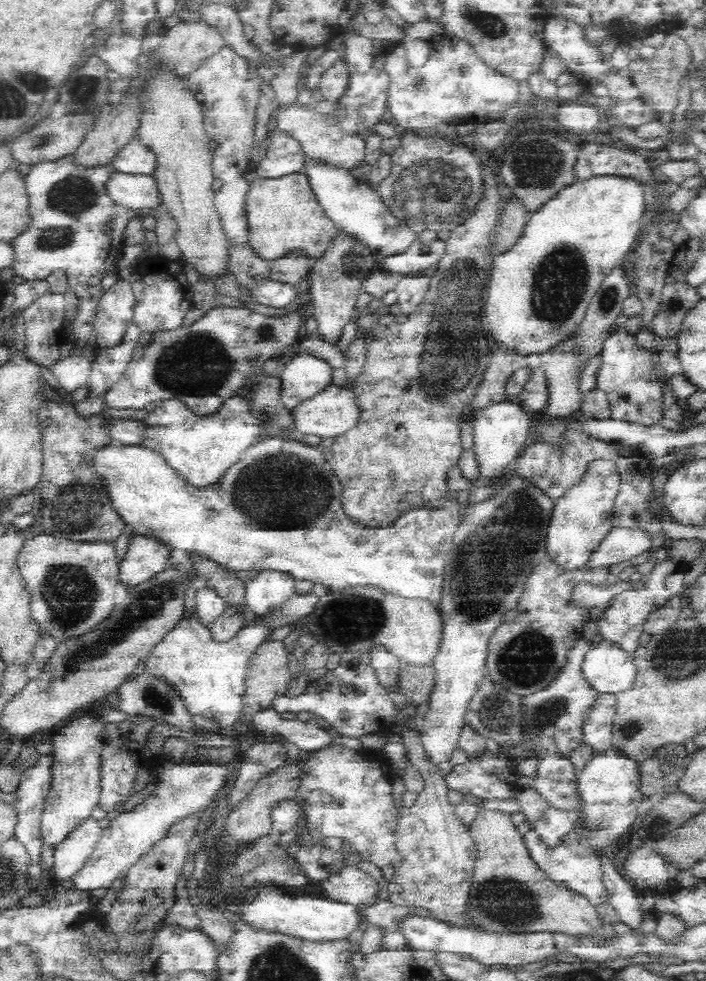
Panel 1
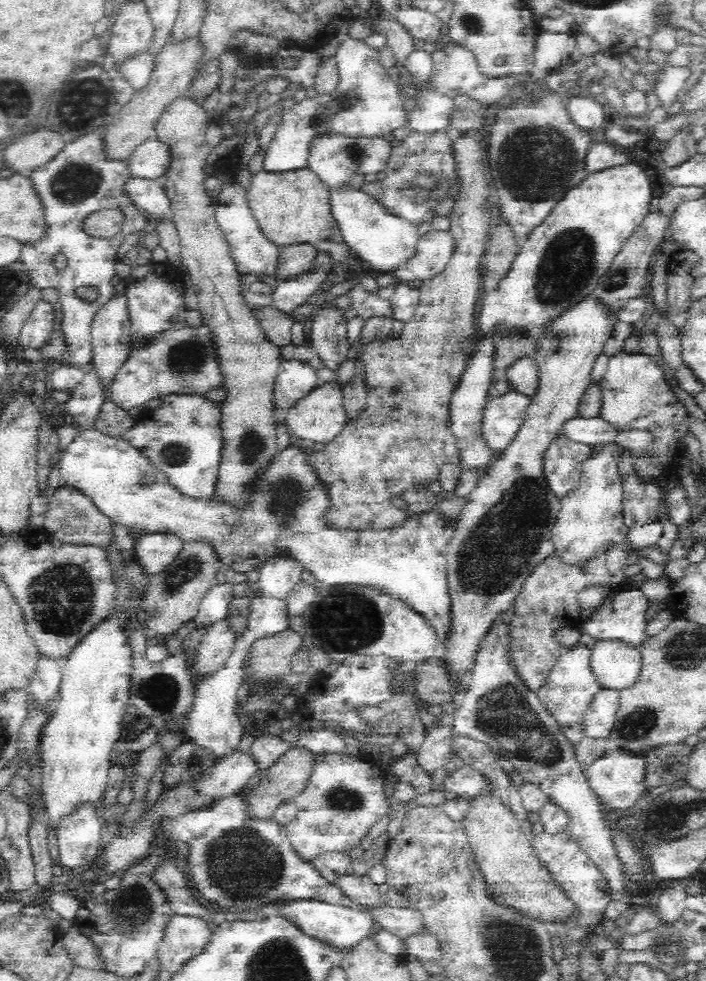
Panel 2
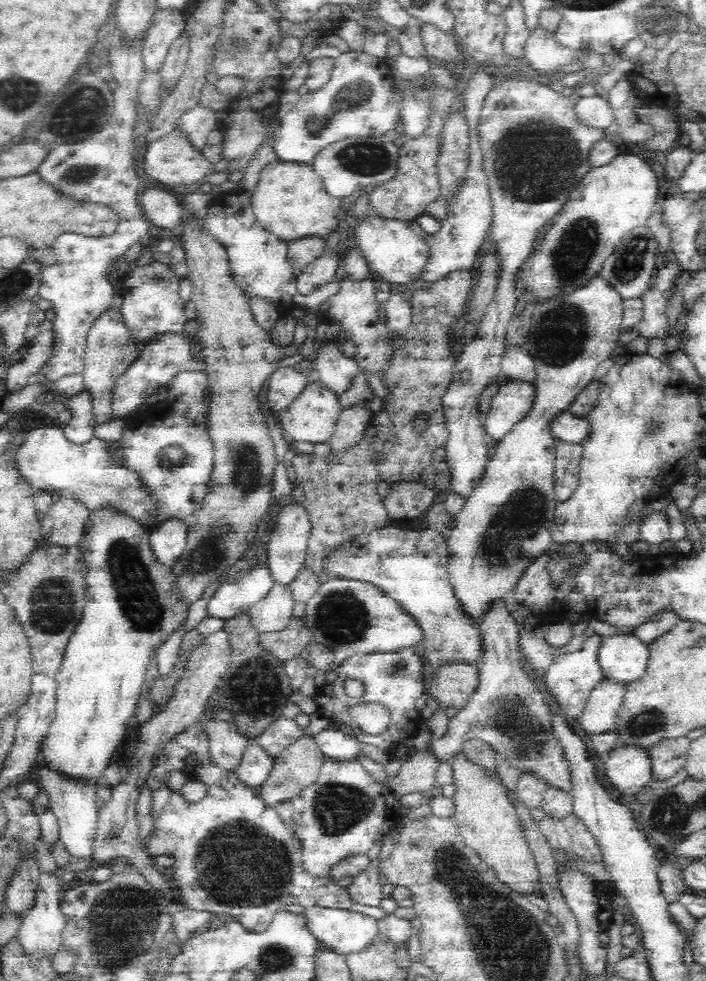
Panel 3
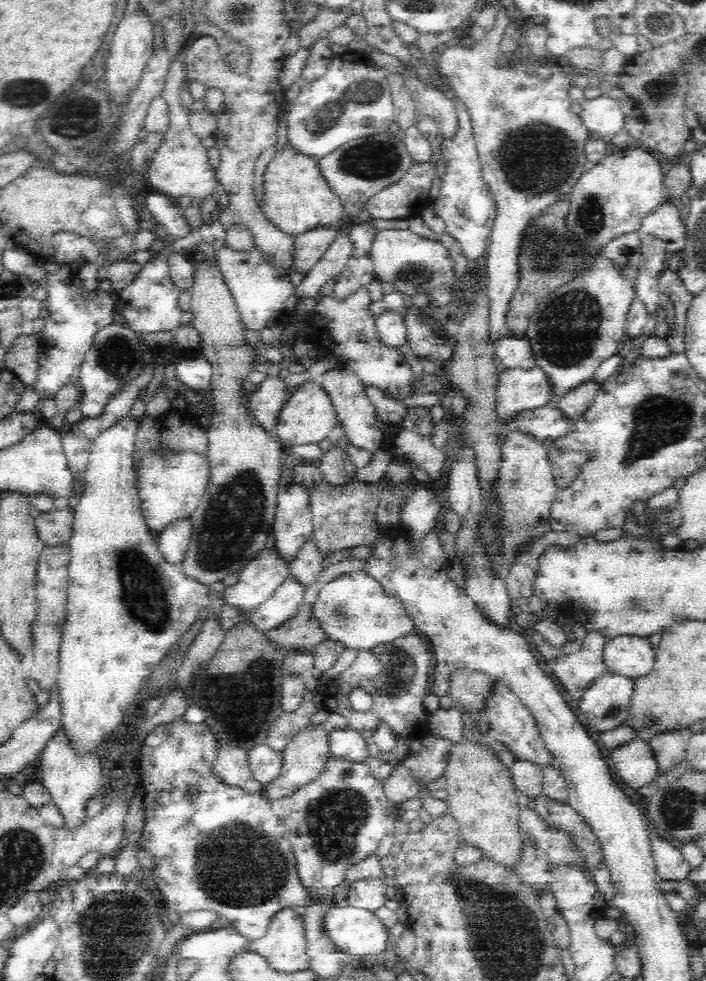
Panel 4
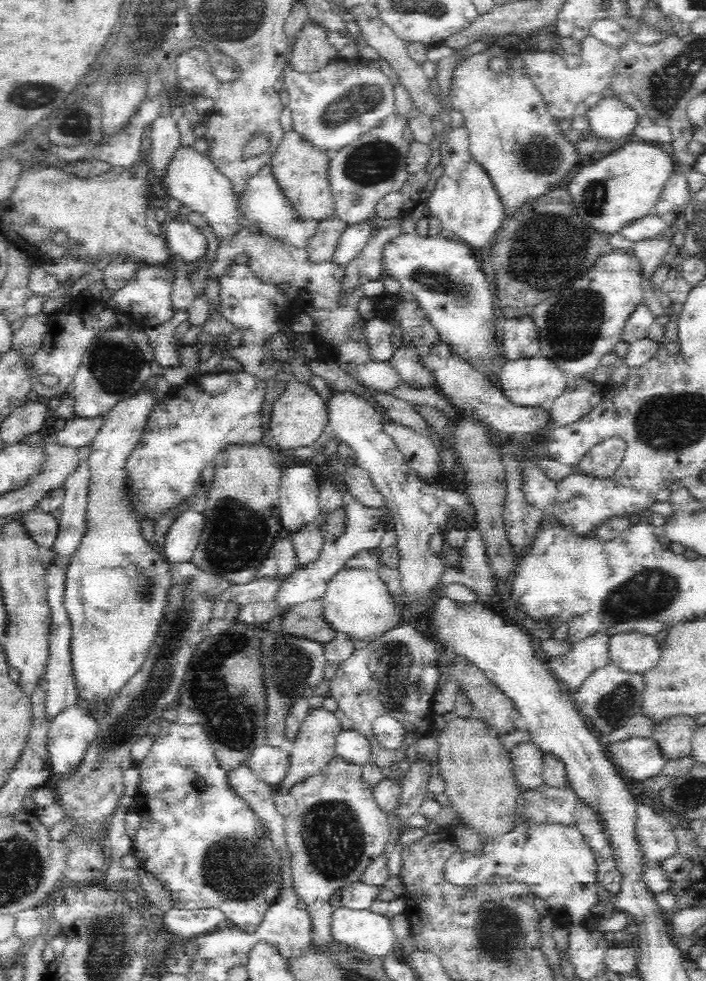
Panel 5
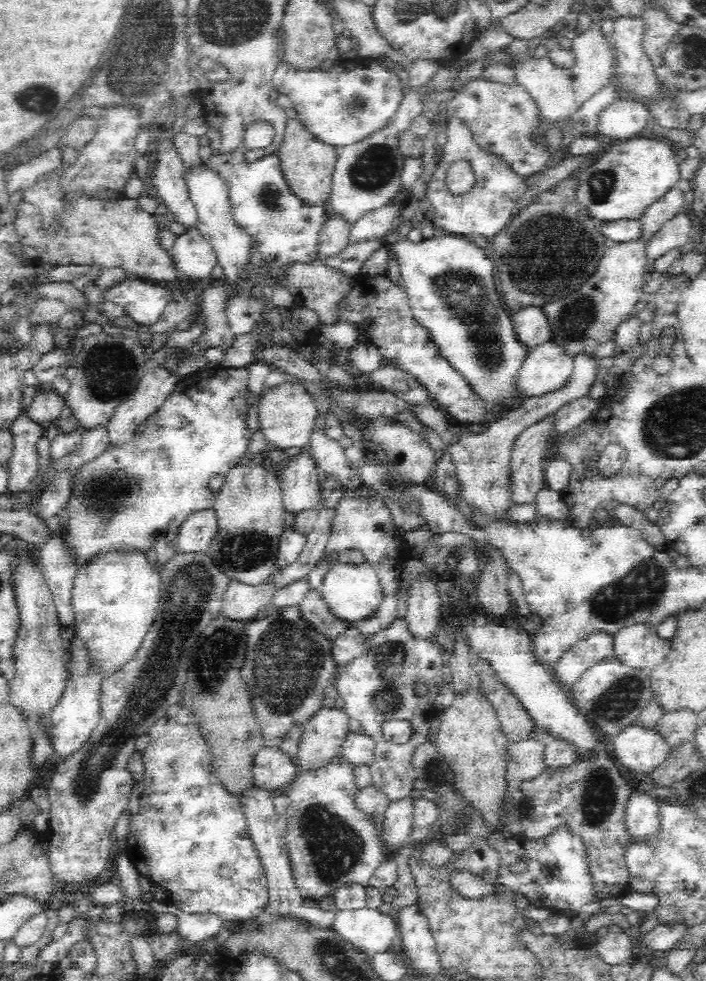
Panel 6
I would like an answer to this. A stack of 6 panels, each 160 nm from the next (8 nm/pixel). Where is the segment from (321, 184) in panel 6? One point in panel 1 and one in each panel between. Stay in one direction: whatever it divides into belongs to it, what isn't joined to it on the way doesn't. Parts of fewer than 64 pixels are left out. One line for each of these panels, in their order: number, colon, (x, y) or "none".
1: (283, 216)
2: (292, 207)
3: (289, 200)
4: (296, 199)
5: (300, 170)

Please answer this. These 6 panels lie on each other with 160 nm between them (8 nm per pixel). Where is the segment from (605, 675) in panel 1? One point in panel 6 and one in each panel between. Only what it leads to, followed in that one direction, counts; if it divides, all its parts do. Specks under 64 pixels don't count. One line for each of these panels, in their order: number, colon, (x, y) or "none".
2: (615, 666)
3: (622, 658)
4: (630, 656)
5: (633, 652)
6: (637, 646)

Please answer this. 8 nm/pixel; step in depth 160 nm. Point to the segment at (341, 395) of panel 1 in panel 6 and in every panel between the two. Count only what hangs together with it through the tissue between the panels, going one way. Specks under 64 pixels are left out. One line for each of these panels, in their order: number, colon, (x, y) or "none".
2: (321, 416)
3: (312, 418)
4: (309, 415)
5: (299, 416)
6: (287, 414)

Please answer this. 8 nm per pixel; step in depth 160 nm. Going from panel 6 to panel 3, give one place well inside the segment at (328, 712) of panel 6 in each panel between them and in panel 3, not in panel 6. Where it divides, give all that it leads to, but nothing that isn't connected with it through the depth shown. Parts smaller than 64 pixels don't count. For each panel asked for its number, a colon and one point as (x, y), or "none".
3: (296, 768)
4: (303, 760)
5: (314, 746)

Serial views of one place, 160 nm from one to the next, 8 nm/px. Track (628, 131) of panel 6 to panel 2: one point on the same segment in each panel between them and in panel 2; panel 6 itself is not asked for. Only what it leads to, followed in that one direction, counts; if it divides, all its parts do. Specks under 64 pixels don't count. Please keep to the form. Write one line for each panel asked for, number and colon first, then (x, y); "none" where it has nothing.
2: (585, 112)
3: (594, 111)
4: (602, 116)
5: (610, 118)

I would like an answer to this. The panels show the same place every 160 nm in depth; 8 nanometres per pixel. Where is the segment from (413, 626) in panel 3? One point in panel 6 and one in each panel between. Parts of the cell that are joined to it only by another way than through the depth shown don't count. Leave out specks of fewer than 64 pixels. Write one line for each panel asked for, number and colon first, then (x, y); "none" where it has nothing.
4: (354, 610)
5: (357, 603)
6: (353, 592)

